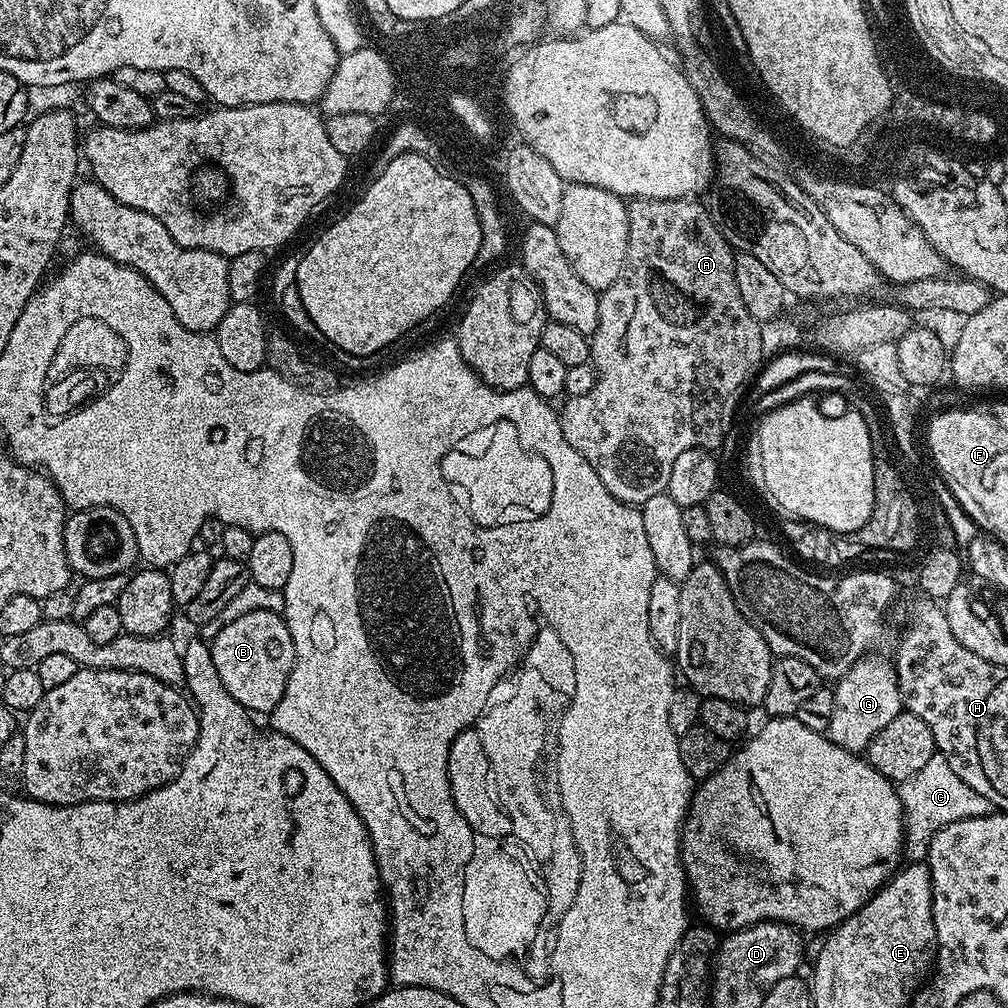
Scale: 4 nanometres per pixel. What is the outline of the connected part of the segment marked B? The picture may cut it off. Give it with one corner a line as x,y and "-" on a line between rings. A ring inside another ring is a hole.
254,610
250,614
242,614
211,637
210,647
222,686
226,686
226,690
243,708
252,714
268,714
274,706
278,706
296,661
294,642
281,613

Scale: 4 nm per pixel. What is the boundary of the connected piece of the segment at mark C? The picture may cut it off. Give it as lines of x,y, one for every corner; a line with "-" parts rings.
939,754
932,756
930,762
918,770
918,774
899,781
898,791
904,811
904,856
912,862
927,861
928,847
934,834
950,826
950,822
991,816
994,811
991,802
982,798
978,790
970,790
970,786
966,786
966,782
954,774
950,762

